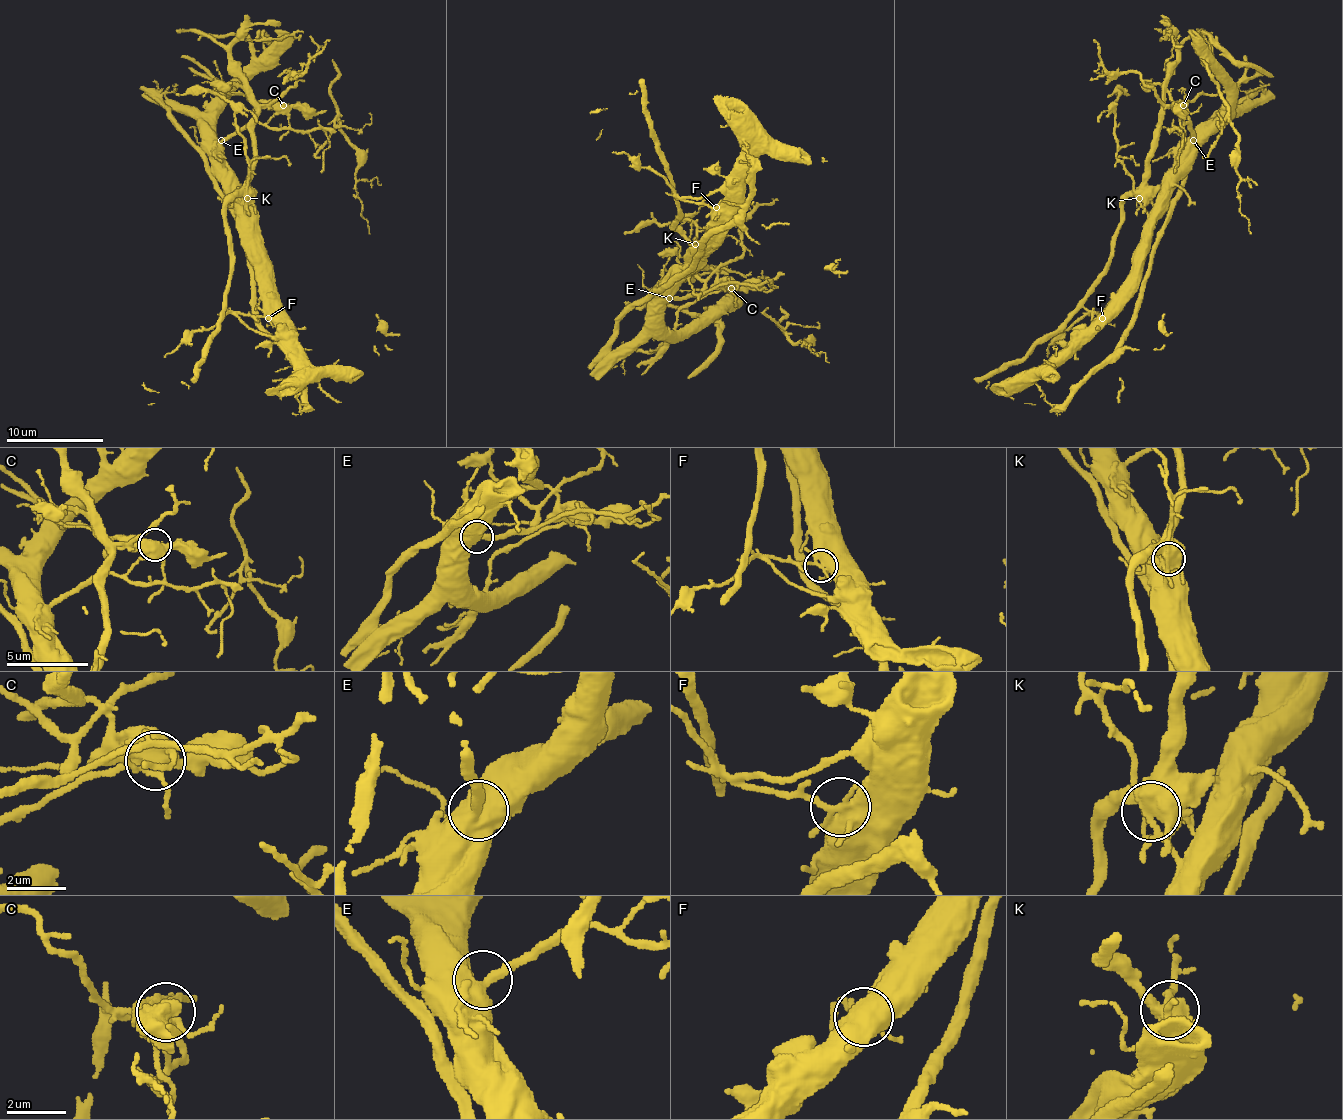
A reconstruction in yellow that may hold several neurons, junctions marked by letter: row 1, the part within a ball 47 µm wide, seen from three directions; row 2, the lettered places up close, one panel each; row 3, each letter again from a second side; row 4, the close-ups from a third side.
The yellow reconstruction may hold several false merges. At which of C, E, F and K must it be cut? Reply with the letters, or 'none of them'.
C, K

